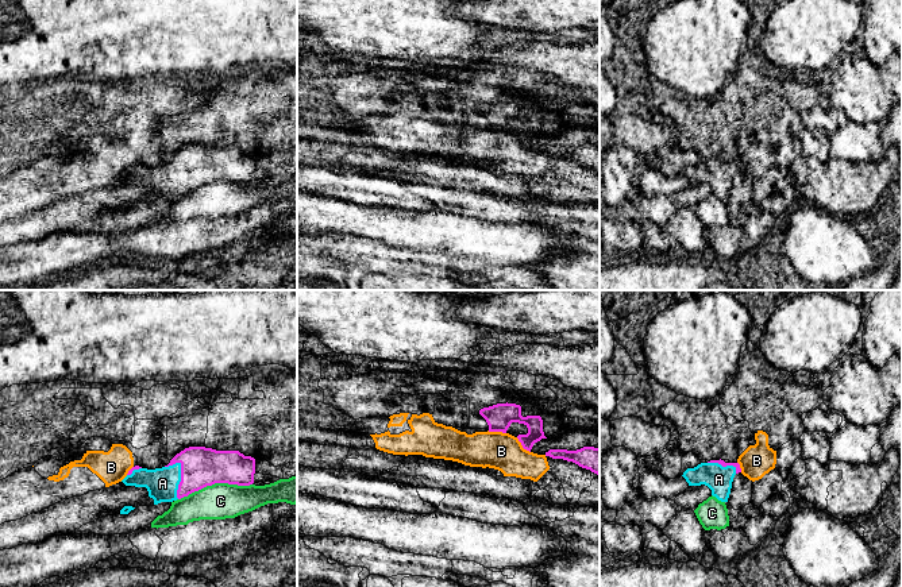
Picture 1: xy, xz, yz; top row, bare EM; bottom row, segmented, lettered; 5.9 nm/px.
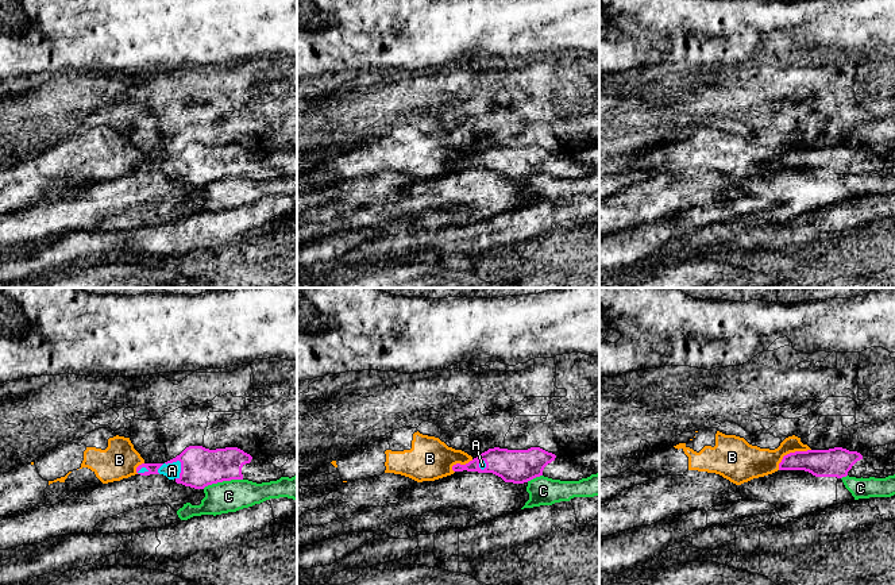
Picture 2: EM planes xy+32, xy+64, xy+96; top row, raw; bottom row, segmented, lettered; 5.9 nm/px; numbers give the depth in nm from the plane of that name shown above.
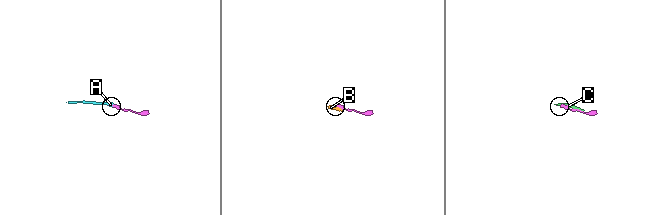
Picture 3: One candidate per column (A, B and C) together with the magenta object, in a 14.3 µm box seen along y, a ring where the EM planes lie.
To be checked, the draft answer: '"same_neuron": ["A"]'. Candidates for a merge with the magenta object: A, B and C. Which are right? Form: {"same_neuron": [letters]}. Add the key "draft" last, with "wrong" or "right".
{"same_neuron": ["A"], "draft": "right"}

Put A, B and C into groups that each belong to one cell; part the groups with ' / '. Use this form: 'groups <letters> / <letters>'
groups A / B / C

